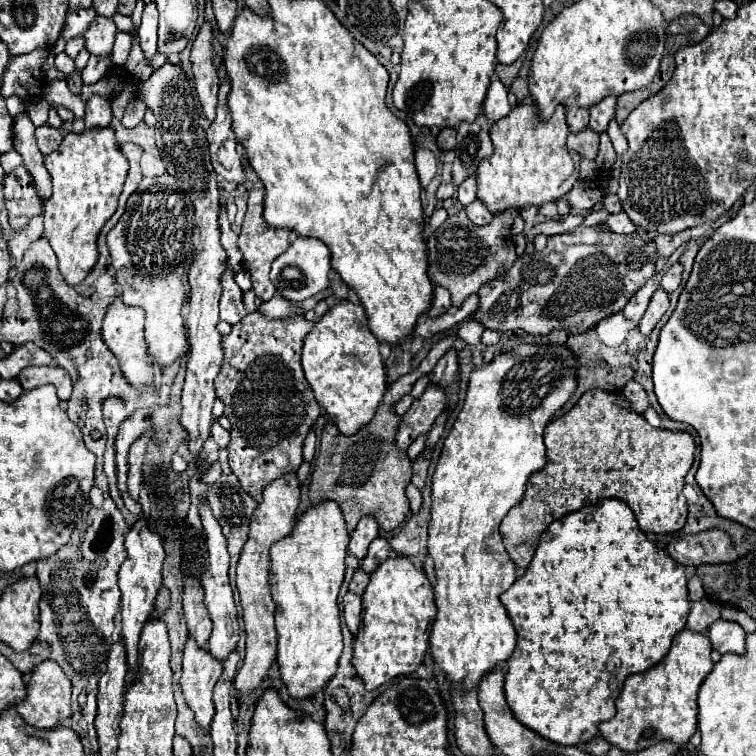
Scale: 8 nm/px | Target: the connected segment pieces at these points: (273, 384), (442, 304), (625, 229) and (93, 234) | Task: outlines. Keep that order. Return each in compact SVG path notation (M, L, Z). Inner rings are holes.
M254 311L222 337L226 357L214 387L218 399L226 405L224 415L232 419L228 461L240 485L256 501L260 501L264 485L284 473L298 471L304 439L320 415L320 405L300 365L302 341L312 327L314 321L302 315L268 319Z
M436 287L434 289L434 299L432 299L432 307L428 311L428 317L440 317L442 313L446 313L446 309L450 307L450 293L444 287Z
M620 211L616 215L610 215L608 221L604 223L604 227L608 227L614 233L634 233L636 231L636 223L632 223L630 217L624 211Z
M84 129L82 133L66 133L62 145L44 159L44 165L52 177L52 195L44 201L44 237L50 241L56 257L58 267L68 285L78 285L90 273L98 259L96 239L104 223L114 215L118 207L118 195L122 193L122 185L128 173L128 159L116 145L114 129Z

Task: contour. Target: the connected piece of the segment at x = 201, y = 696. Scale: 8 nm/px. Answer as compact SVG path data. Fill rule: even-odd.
M194 639L186 641L180 691L188 707L192 707L196 723L208 733L214 717L214 685L220 679L222 665L212 659L206 649L200 649Z

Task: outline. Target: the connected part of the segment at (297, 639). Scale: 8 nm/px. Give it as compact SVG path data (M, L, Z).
M324 501L324 505L310 507L294 525L292 533L270 549L270 591L272 599L278 607L276 611L276 631L278 631L278 665L282 681L288 691L296 699L312 697L318 689L326 687L326 681L336 673L338 657L342 653L342 633L340 633L340 617L338 617L338 591L344 581L346 571L346 551L348 551L350 535L344 525L344 515L340 513L340 505L334 501Z

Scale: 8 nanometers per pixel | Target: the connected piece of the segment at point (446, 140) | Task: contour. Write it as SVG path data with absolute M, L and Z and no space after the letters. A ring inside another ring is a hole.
M446 127L446 129L442 129L440 133L438 133L438 147L442 149L442 151L450 151L450 149L454 149L454 145L456 145L456 129L454 127Z

